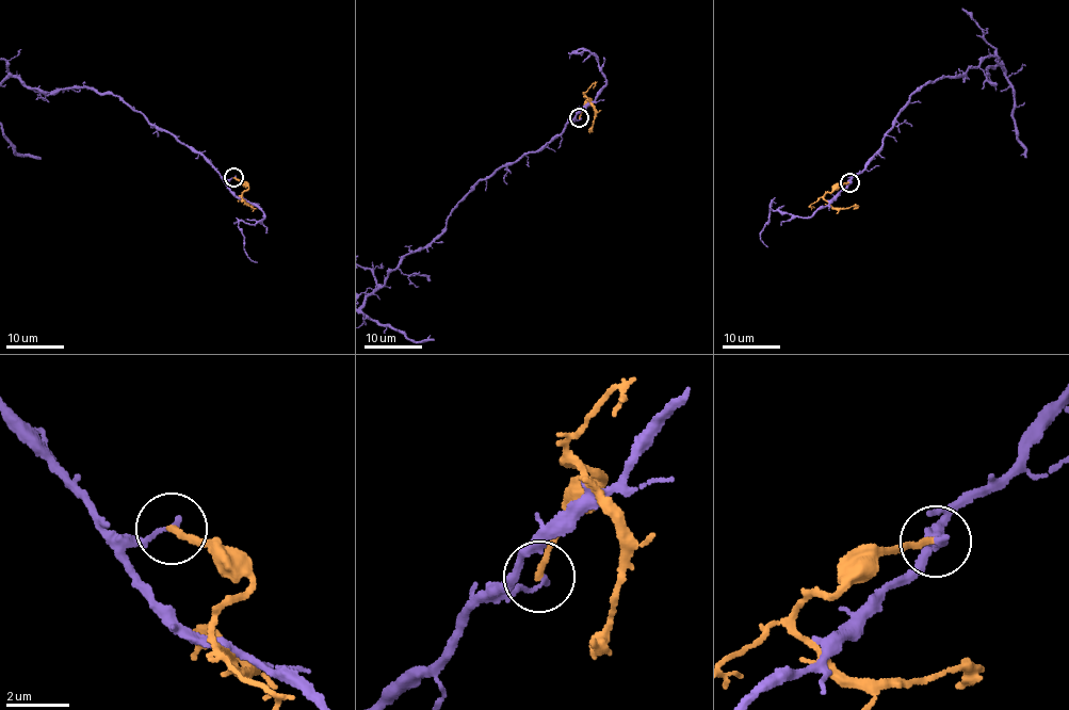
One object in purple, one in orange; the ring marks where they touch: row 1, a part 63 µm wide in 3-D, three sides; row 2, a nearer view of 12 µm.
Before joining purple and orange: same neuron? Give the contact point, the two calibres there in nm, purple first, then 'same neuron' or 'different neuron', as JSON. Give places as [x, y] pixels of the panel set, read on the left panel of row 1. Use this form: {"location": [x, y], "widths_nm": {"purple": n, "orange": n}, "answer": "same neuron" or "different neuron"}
{"location": [233, 177], "widths_nm": {"purple": 160, "orange": 200}, "answer": "different neuron"}

